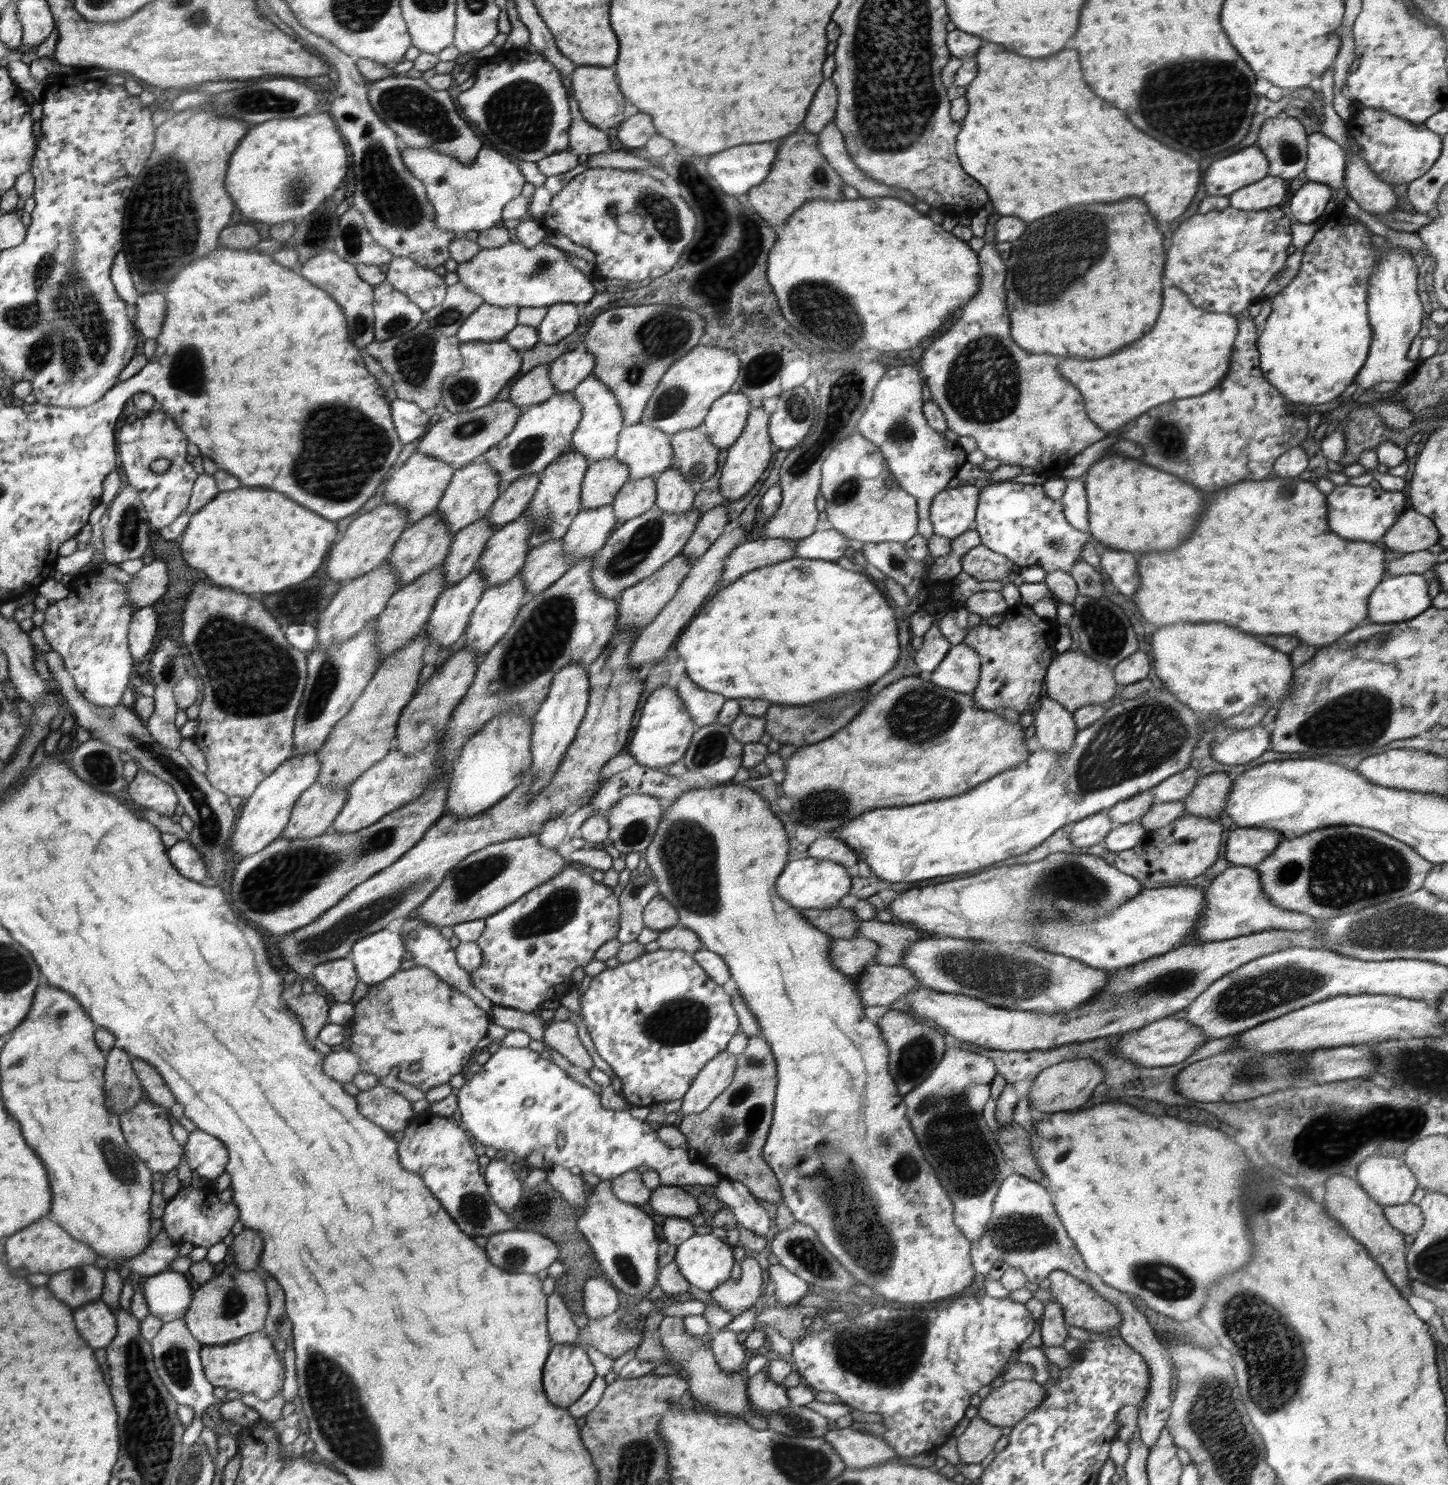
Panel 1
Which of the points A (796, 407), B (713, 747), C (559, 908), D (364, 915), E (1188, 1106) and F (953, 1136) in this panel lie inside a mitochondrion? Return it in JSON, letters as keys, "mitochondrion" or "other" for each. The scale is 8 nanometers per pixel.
{"A":"mitochondrion","B":"mitochondrion","C":"mitochondrion","D":"mitochondrion","E":"other","F":"mitochondrion"}

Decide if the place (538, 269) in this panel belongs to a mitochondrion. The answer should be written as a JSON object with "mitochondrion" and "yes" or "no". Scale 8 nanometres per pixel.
{"mitochondrion":"yes"}

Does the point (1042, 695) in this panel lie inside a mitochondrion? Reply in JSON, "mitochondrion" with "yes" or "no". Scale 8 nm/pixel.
{"mitochondrion":"no"}

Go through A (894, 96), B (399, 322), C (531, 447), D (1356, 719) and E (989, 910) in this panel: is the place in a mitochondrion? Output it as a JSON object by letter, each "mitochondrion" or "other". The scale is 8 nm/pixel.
{"A":"mitochondrion","B":"mitochondrion","C":"mitochondrion","D":"mitochondrion","E":"other"}

